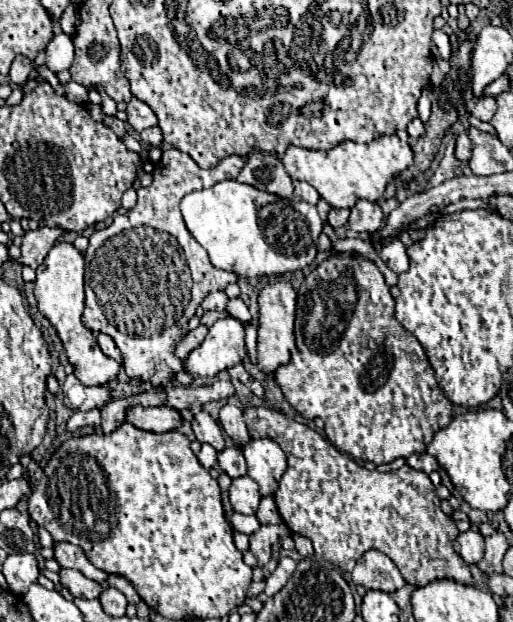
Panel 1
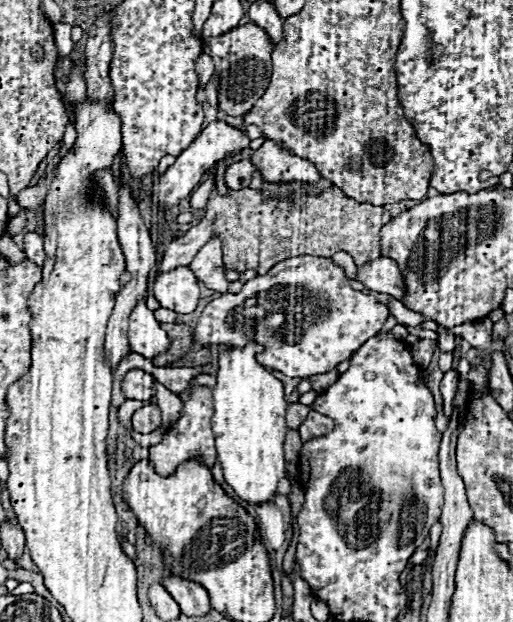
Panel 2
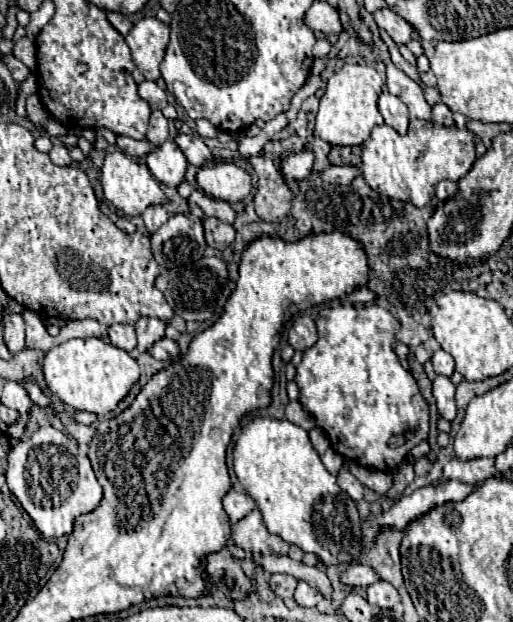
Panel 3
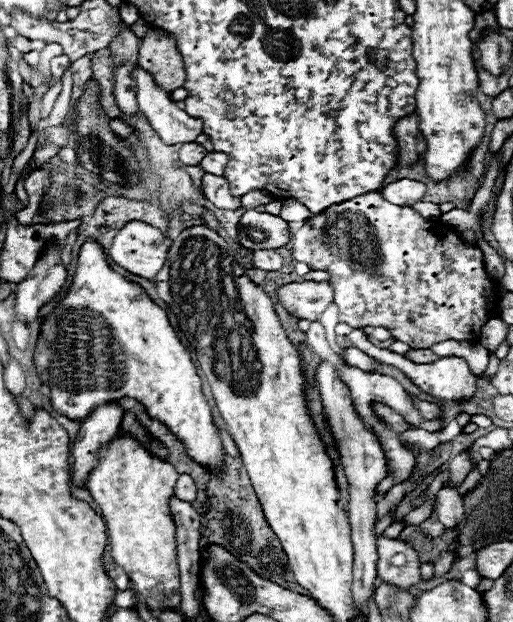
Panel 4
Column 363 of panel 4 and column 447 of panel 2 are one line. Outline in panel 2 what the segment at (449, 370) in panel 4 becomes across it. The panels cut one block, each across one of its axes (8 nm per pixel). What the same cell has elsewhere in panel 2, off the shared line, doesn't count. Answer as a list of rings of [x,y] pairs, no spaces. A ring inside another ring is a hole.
[[[440,330],[438,338],[440,338],[440,350],[442,352],[452,352],[456,348],[456,336],[454,334]]]

